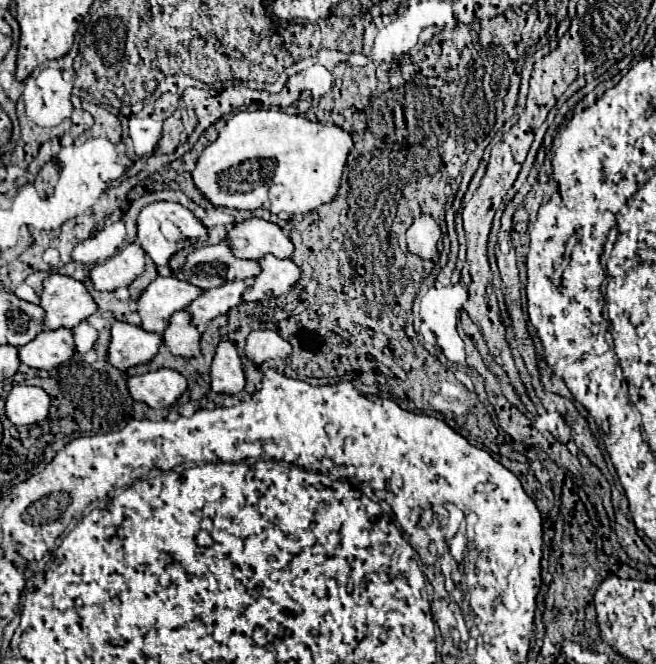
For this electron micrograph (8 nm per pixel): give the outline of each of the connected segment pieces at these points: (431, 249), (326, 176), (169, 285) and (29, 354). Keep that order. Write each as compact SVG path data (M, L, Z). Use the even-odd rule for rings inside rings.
M420 214L418 218L414 218L414 224L406 230L408 252L422 260L430 260L436 254L440 234L440 226L434 222L434 218L428 214Z
M282 110L238 112L226 122L218 138L204 148L192 172L192 178L194 184L200 188L200 192L216 206L226 206L236 210L266 208L272 214L312 212L318 206L328 204L336 198L346 158L350 156L352 148L354 148L352 134L336 124L308 120L306 116L288 114Z
M176 276L156 278L138 300L138 314L142 318L140 326L148 332L162 334L170 322L170 316L188 308L202 292L202 288Z
M44 330L32 342L20 348L20 360L38 370L52 370L76 352L72 330Z

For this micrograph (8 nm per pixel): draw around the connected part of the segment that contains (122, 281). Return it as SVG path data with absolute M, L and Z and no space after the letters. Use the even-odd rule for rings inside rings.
M132 242L116 256L90 270L90 280L96 290L118 290L128 288L142 272L146 264L146 252L140 244Z

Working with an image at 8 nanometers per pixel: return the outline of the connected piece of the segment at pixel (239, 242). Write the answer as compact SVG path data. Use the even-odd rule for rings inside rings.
M262 218L236 224L230 230L226 242L232 246L232 252L238 258L248 260L260 260L266 254L274 254L276 258L290 258L294 252L294 244L282 232L282 228Z

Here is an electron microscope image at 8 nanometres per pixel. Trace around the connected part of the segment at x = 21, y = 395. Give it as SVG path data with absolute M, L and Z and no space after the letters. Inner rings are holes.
M14 386L6 398L6 416L12 424L36 424L48 416L50 396L38 386Z

